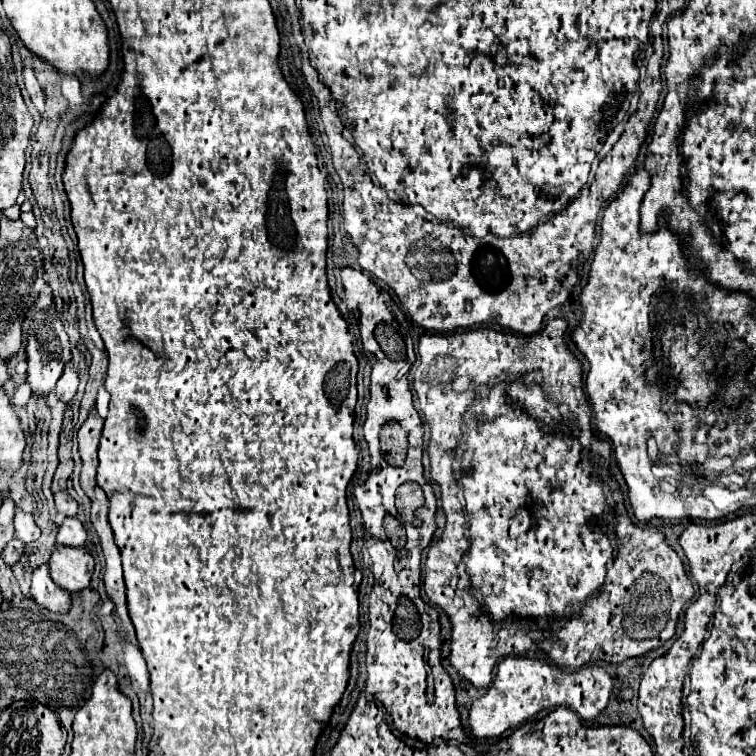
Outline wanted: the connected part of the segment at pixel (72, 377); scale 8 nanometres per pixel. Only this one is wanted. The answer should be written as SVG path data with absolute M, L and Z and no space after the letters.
M67 365L67 367L63 369L63 375L61 375L59 381L57 381L57 387L55 387L57 397L59 397L61 401L69 403L69 401L73 399L75 391L77 391L77 383L79 383L79 379L77 379L75 369L71 369L71 367Z

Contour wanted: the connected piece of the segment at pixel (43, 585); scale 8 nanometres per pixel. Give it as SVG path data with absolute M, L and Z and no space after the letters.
M47 565L35 569L31 581L31 597L39 607L53 613L67 613L71 609L71 595L53 583Z

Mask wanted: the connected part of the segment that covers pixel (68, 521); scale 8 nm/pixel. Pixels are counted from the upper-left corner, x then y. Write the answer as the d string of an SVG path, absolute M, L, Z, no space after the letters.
M65 517L65 521L59 527L57 543L67 547L83 547L85 543L85 529L77 517Z

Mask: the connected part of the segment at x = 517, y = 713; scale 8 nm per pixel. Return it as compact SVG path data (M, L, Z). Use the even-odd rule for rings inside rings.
M507 657L499 663L489 691L471 705L471 731L475 737L499 737L507 729L515 729L525 719L549 707L569 707L581 719L597 717L609 703L613 679L599 665L563 671L545 659Z

